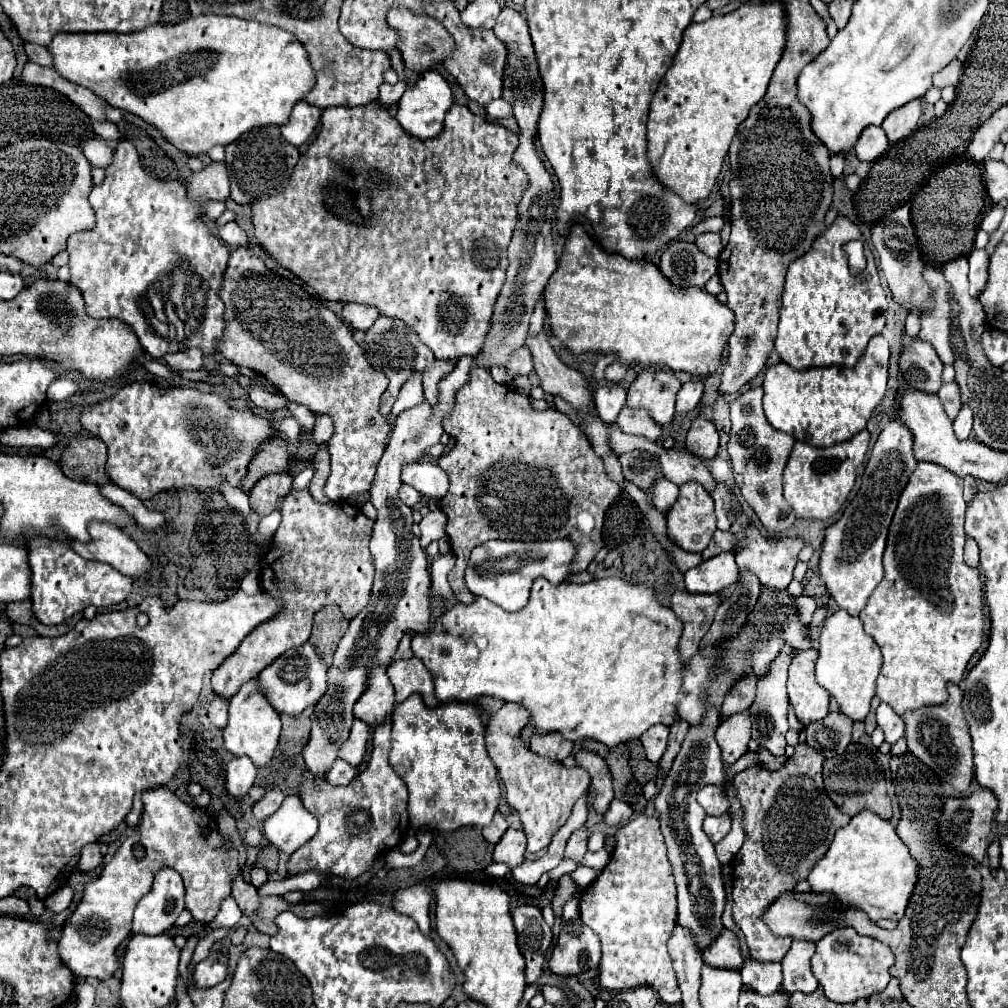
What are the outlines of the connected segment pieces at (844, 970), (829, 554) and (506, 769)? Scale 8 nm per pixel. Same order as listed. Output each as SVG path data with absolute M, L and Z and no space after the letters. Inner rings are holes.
M839 927L819 939L815 945L817 953L813 955L811 969L831 1001L841 1005L855 1003L859 999L869 999L887 987L891 979L889 967L895 963L895 955L885 943L871 937L861 937L853 927Z
M899 419L889 421L879 433L871 457L867 461L863 483L851 505L845 509L843 517L825 529L825 539L821 545L819 557L819 577L831 595L831 599L847 609L851 615L859 615L859 611L867 605L873 589L883 579L883 549L887 539L887 529L893 519L897 499L905 489L909 475L915 471L917 459L913 455L913 435L907 425Z
M505 703L487 725L487 749L505 783L507 803L519 811L527 835L527 853L537 853L551 843L553 833L565 825L575 801L587 791L589 775L577 767L561 767L557 761L533 755L521 741L521 729L529 723L529 713L515 703Z

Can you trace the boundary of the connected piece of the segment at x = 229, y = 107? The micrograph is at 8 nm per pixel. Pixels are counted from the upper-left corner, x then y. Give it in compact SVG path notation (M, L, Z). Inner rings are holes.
M199 15L199 17L189 17L183 19L175 25L149 25L141 31L135 33L57 33L49 45L49 51L53 55L53 69L63 75L67 81L73 81L77 85L83 85L103 97L111 107L119 107L123 111L129 111L147 123L155 125L177 149L189 153L189 155L203 155L207 153L213 145L229 145L233 143L239 135L255 129L255 127L267 127L267 125L285 125L289 121L293 103L299 103L305 99L305 95L313 89L315 85L315 71L313 65L309 63L309 55L305 47L285 29L275 27L275 25L263 25L257 21L245 21L237 17L221 17L221 15Z

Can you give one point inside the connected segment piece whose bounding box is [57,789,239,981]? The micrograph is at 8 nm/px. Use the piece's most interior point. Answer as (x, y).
(175, 835)

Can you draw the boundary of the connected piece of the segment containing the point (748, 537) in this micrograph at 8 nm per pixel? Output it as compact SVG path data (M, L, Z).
M747 525L745 527L745 545L735 551L735 563L739 569L745 569L749 573L753 573L763 587L769 589L787 589L787 585L793 579L793 567L797 565L797 553L803 549L803 541L801 539L765 539L761 535L761 531L755 525Z

